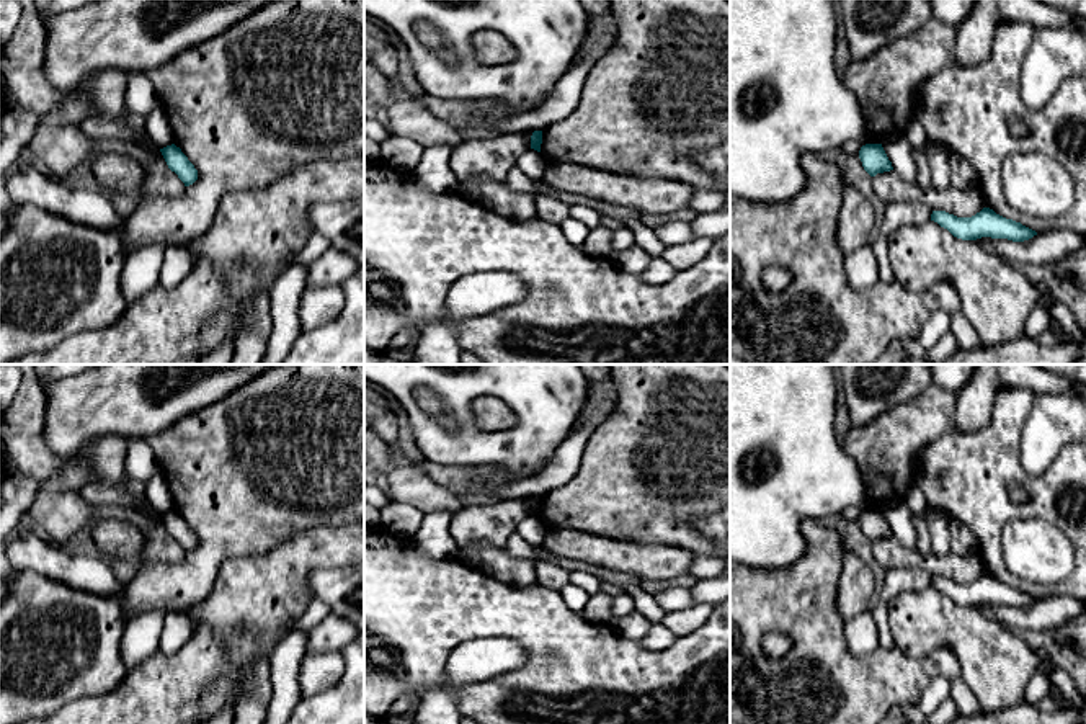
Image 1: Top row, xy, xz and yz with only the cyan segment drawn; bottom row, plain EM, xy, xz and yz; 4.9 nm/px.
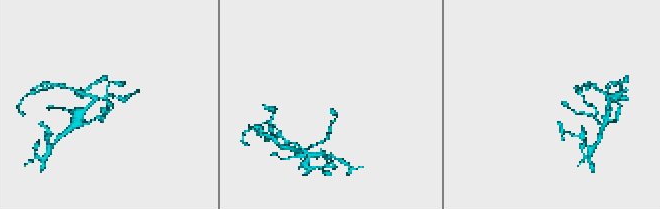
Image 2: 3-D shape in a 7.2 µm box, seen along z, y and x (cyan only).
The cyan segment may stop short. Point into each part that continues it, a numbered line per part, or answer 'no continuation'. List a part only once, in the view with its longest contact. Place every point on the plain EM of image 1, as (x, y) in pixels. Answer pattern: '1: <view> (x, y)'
no continuation

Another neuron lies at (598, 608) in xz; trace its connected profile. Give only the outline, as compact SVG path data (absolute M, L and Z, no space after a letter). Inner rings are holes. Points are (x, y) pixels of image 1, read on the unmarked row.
M604 588L594 595L590 595L586 606L583 608L583 618L590 623L609 623L612 619L612 590Z

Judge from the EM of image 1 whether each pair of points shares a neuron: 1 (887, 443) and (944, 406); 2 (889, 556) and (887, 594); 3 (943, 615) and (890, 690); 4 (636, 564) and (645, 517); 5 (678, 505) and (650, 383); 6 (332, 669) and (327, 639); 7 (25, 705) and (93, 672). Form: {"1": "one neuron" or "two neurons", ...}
{"1": "one neuron", "2": "two neurons", "3": "two neurons", "4": "two neurons", "5": "one neuron", "6": "two neurons", "7": "one neuron"}

